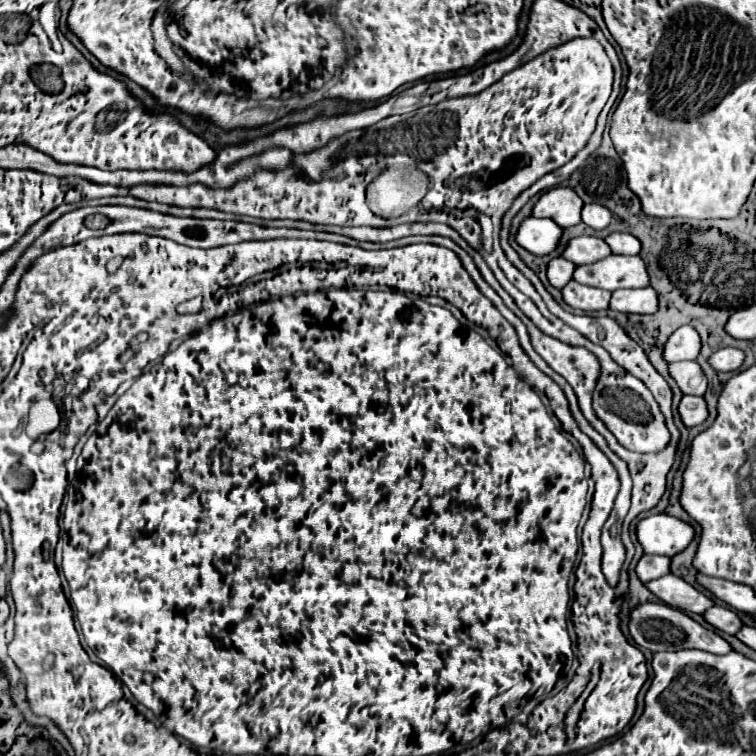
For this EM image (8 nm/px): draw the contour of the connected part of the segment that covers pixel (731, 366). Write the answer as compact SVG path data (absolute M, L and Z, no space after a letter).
M725 347L719 349L709 357L709 363L713 365L715 371L737 371L745 361L745 353L735 347Z

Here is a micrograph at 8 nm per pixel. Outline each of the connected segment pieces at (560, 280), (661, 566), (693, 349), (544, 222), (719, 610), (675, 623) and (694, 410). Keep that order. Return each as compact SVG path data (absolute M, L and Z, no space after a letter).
M555 257L547 267L547 279L553 287L563 289L573 279L573 271L575 271L575 265L571 261L563 257Z
M643 555L637 563L637 575L643 583L649 583L651 579L659 579L663 575L671 573L671 559L661 555Z
M683 325L665 343L663 359L667 363L675 363L675 361L683 361L683 359L693 361L693 359L697 359L699 351L701 351L699 333L691 325Z
M527 217L517 233L517 243L525 247L533 255L547 255L557 249L559 239L563 235L563 229L555 225L553 219L537 219L537 217Z
M715 605L709 611L705 611L703 617L707 623L711 623L715 629L719 629L723 633L735 635L735 631L739 631L739 627L743 627L743 621L739 619L739 615L735 611L731 611L729 607Z
M643 603L637 609L631 611L631 623L629 633L637 647L649 649L649 651L679 651L679 649L701 649L715 655L727 655L731 651L731 645L709 627L703 627L695 619L691 619L685 611L673 609L665 603Z
M685 395L679 403L679 413L681 419L687 427L695 427L701 425L707 417L709 417L709 409L707 409L707 401L705 397L697 397L697 395Z

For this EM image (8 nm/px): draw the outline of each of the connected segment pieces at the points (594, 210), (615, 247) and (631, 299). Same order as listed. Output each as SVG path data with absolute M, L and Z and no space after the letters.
M589 203L589 205L583 207L581 219L583 219L583 223L589 225L591 229L605 229L605 227L611 223L613 215L611 215L611 211L607 211L607 207L603 207L603 205L599 205L599 203L597 203L597 205L595 205L595 203Z
M611 233L605 241L615 255L623 255L623 253L637 253L639 255L639 251L641 251L639 239L635 239L631 233Z
M643 287L643 289L619 289L611 297L613 311L621 313L655 313L659 309L659 299L655 295L653 287Z

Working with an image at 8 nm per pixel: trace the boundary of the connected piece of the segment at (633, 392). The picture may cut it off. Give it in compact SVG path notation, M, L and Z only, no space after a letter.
M543 319L543 323L539 323L539 329L545 335L551 335L559 341L587 347L589 351L593 351L599 357L601 377L595 387L595 393L593 393L593 409L605 421L607 429L619 439L619 443L625 449L631 449L635 453L659 453L659 451L663 451L663 447L667 447L667 443L671 441L671 435L665 425L665 415L641 379L637 379L629 371L623 371L623 367L619 367L603 347L599 347L597 343L591 343L587 337L583 337L579 331L575 331L573 327L565 325L565 323L561 329L555 323L551 323L549 319Z

